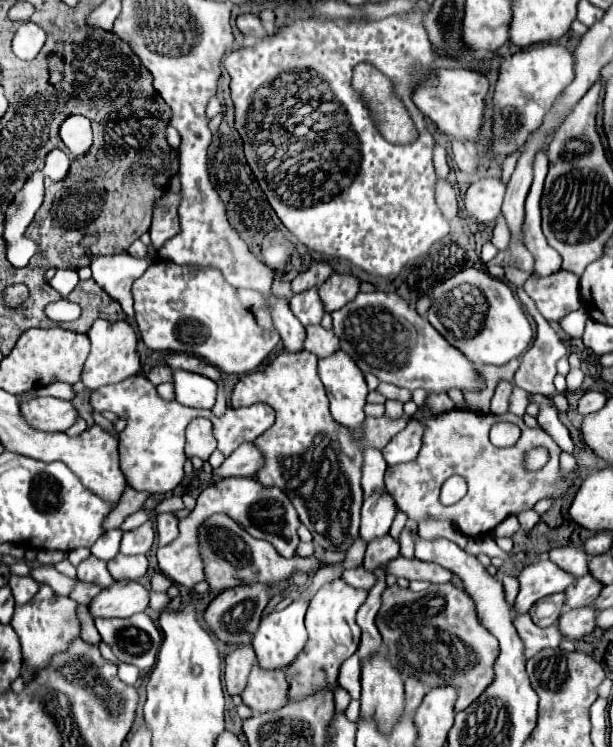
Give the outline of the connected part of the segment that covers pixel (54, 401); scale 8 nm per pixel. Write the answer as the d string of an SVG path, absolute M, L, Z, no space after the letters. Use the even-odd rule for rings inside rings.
M31 398L29 402L21 402L21 416L27 420L27 424L35 430L45 430L45 432L65 432L77 416L77 410L71 402L61 400L61 398Z

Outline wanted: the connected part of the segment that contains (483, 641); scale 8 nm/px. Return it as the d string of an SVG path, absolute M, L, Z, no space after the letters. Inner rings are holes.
M397 584L381 596L375 624L383 636L387 660L407 678L413 676L429 688L453 686L457 690L455 712L465 710L493 680L497 640L477 622L473 602L459 586L431 584L423 592L411 592Z

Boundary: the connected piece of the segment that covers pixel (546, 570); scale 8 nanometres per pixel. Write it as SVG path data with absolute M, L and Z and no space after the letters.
M535 560L521 570L519 582L521 590L515 598L515 612L527 612L533 602L543 596L563 592L569 584L575 582L575 578L553 566L553 562L549 560Z

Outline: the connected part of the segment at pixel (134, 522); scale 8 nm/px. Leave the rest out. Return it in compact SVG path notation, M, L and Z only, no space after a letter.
M141 508L139 512L135 512L135 514L131 514L131 516L127 516L127 518L125 518L125 522L121 524L121 530L123 530L123 532L133 530L133 528L141 526L141 524L143 524L147 518L149 518L149 512L147 512L145 508Z

